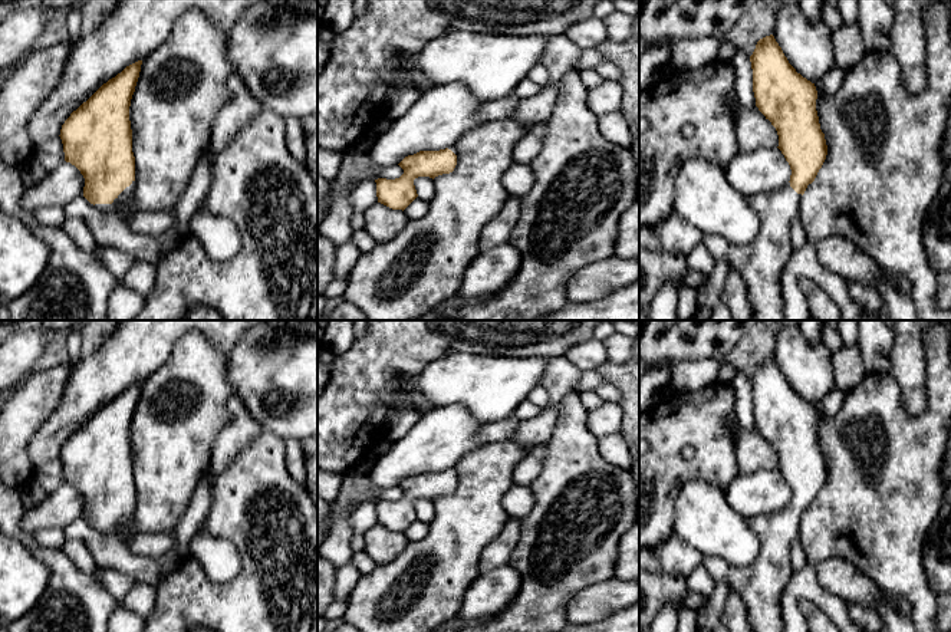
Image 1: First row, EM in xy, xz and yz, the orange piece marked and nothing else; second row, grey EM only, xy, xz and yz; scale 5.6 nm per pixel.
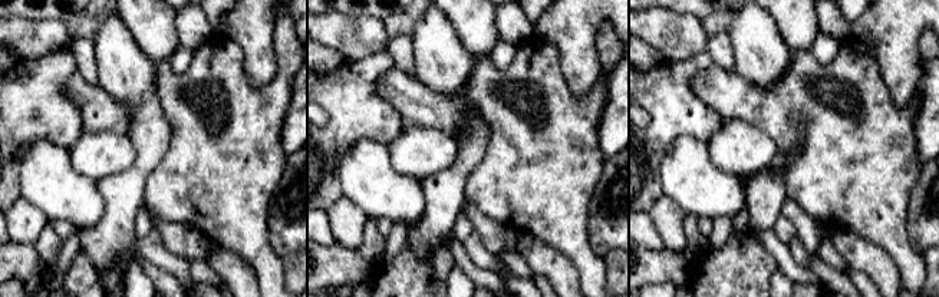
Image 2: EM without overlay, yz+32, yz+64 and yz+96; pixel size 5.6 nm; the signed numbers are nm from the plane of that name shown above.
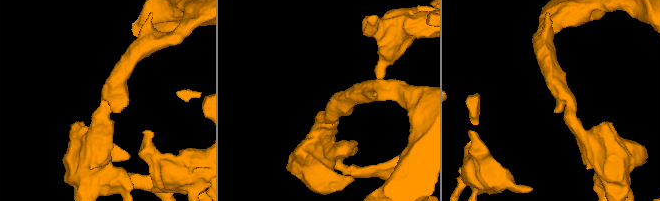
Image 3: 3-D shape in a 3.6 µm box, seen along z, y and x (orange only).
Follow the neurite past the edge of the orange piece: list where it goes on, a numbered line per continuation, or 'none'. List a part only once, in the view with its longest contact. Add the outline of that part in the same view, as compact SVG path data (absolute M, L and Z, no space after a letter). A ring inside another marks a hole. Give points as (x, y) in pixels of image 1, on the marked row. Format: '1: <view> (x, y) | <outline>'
1: xy (121, 206) | M135 181L129 187L126 187L112 204L95 204L96 208L105 213L116 213L119 215L125 215L126 218L131 215L131 198L135 188Z

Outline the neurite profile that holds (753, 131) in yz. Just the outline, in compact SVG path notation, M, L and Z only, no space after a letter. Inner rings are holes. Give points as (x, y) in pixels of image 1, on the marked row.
M736 95L730 96L728 103L736 122L736 138L740 151L779 147L776 128L757 106L744 108Z

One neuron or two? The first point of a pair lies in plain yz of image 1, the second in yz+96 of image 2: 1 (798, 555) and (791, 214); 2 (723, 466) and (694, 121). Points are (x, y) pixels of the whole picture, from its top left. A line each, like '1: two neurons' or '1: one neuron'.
1: two neurons
2: one neuron

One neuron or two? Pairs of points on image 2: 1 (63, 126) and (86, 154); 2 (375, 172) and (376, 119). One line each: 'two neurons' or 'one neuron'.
1: two neurons
2: two neurons

